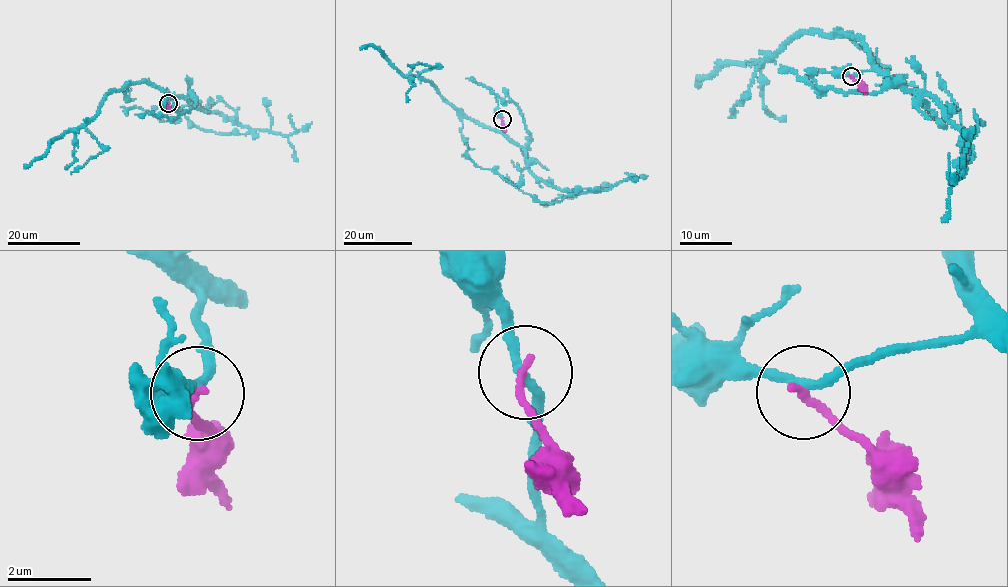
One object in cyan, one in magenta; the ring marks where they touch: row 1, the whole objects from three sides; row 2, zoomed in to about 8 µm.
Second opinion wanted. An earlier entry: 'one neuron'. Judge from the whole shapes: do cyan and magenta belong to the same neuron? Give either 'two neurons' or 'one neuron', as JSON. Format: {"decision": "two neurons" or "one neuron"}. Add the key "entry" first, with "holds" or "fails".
{"entry": "fails", "decision": "two neurons"}

